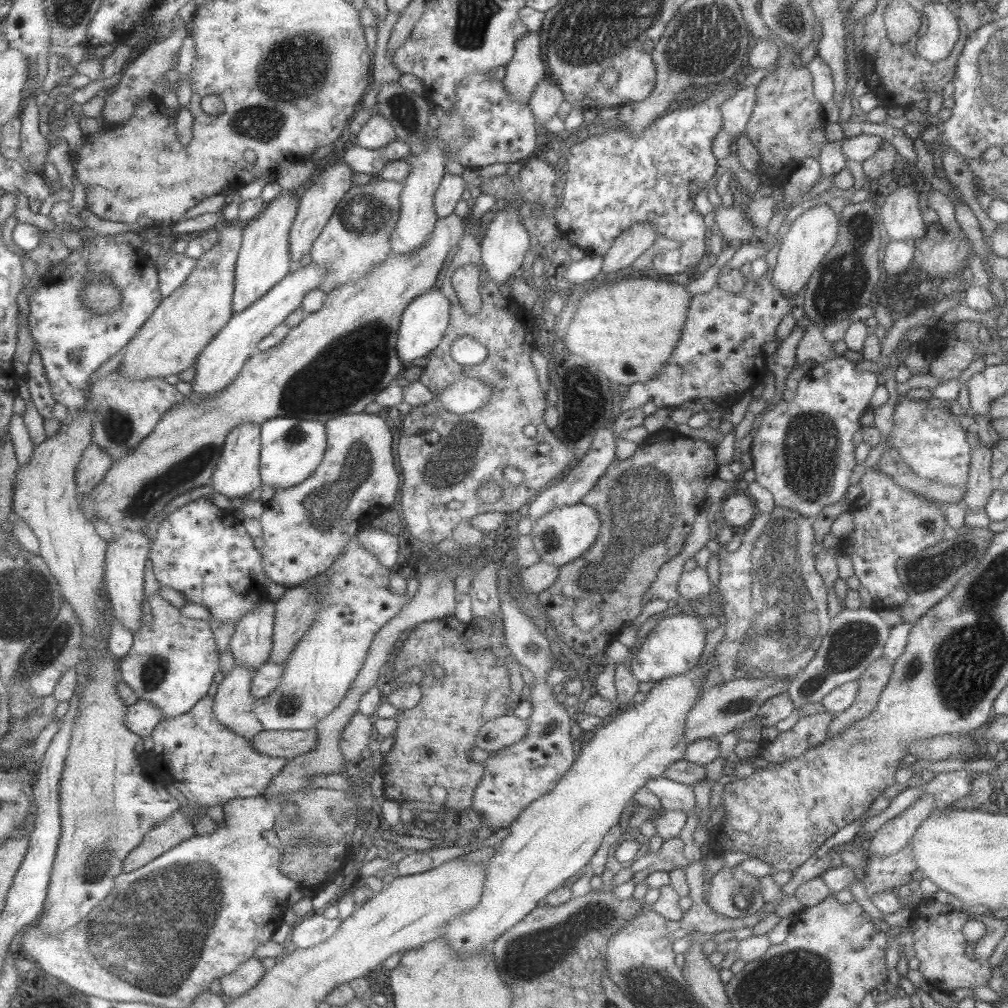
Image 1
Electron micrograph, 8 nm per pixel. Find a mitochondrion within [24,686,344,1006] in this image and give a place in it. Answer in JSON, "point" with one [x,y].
{"point":[190,925]}

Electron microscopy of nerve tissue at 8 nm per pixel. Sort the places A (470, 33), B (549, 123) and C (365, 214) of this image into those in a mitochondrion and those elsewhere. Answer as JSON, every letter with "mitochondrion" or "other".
{"A":"mitochondrion","B":"other","C":"mitochondrion"}

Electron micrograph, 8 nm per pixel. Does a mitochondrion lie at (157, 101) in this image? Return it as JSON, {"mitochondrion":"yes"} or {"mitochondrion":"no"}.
{"mitochondrion":"no"}

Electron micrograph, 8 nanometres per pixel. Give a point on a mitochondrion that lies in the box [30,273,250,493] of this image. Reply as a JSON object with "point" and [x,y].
{"point":[118,425]}

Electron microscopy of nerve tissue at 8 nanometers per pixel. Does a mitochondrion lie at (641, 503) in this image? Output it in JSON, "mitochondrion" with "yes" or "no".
{"mitochondrion":"yes"}

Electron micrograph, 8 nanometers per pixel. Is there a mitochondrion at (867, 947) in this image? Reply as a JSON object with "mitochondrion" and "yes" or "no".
{"mitochondrion":"no"}

